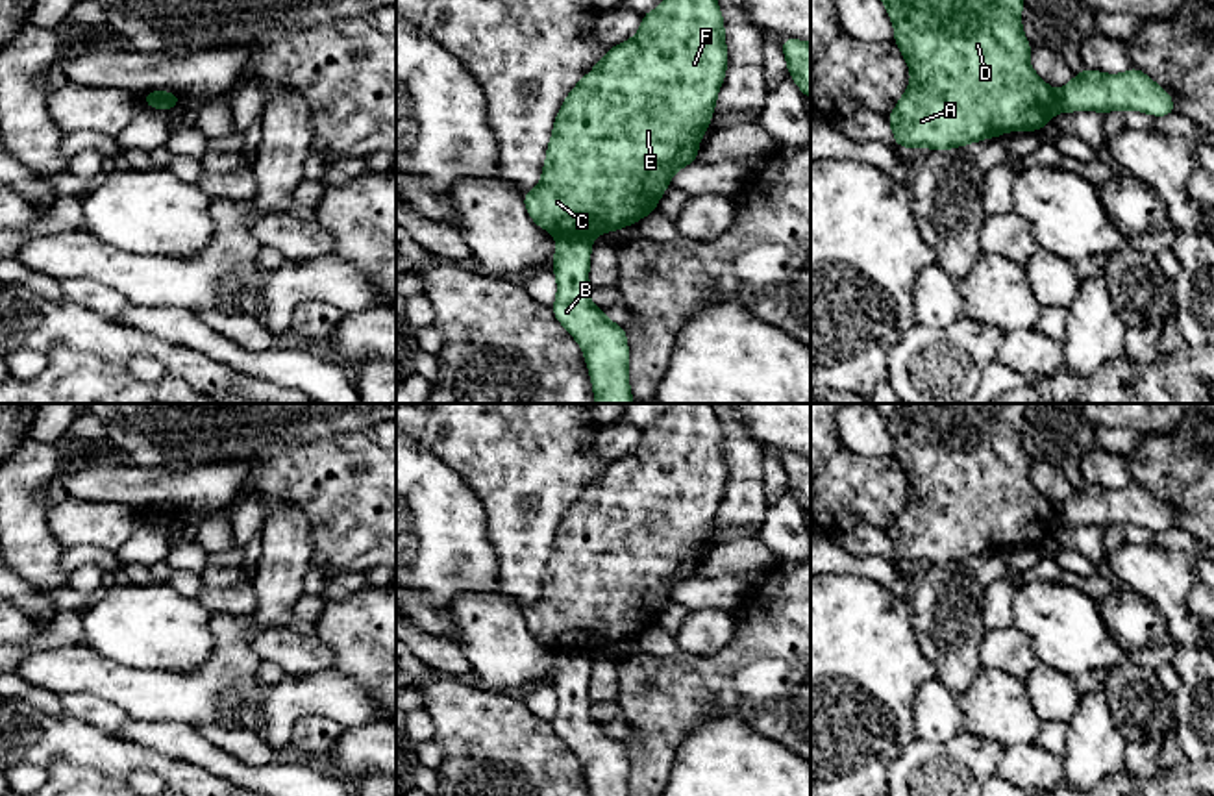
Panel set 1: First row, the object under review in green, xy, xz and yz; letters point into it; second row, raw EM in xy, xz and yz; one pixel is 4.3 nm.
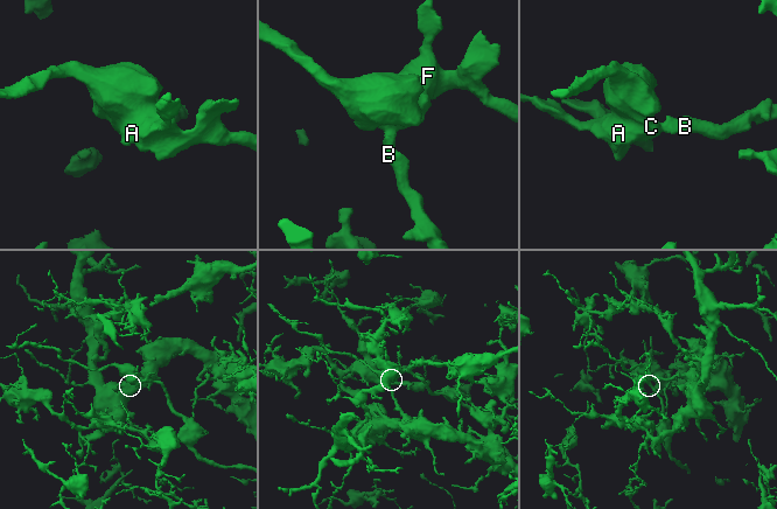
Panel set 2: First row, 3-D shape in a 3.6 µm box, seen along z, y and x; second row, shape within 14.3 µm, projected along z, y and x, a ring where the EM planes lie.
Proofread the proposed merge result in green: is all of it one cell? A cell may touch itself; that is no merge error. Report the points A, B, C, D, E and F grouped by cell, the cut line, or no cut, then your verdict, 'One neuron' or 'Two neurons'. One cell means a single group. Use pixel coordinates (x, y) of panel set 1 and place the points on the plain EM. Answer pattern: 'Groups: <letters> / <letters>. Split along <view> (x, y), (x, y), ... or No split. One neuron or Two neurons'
Groups: A C D E F / B. Split along xz (557, 648), (576, 648), (591, 654). Two neurons

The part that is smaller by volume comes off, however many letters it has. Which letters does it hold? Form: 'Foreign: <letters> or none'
Foreign: A, C, D, E, F

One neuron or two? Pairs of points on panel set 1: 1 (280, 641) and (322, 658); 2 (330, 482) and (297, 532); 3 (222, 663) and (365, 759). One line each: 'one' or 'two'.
1: one
2: two
3: two

